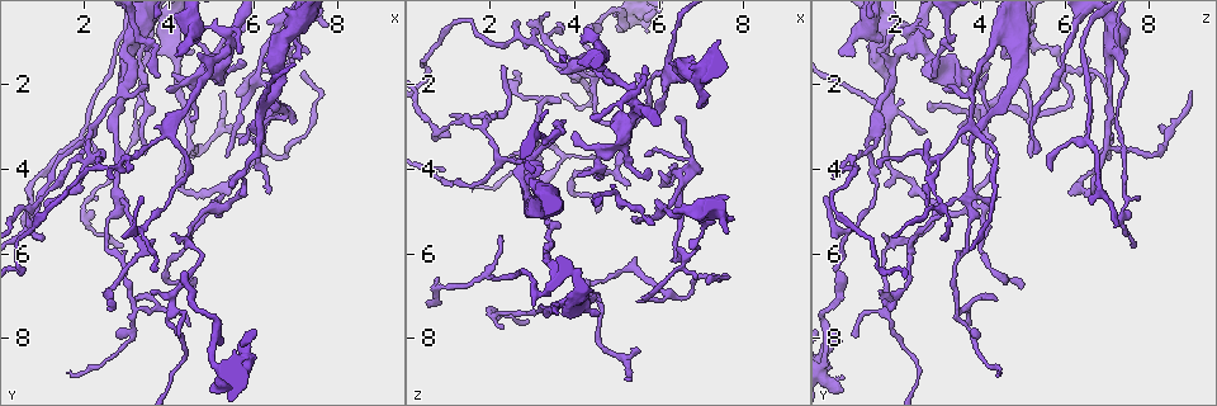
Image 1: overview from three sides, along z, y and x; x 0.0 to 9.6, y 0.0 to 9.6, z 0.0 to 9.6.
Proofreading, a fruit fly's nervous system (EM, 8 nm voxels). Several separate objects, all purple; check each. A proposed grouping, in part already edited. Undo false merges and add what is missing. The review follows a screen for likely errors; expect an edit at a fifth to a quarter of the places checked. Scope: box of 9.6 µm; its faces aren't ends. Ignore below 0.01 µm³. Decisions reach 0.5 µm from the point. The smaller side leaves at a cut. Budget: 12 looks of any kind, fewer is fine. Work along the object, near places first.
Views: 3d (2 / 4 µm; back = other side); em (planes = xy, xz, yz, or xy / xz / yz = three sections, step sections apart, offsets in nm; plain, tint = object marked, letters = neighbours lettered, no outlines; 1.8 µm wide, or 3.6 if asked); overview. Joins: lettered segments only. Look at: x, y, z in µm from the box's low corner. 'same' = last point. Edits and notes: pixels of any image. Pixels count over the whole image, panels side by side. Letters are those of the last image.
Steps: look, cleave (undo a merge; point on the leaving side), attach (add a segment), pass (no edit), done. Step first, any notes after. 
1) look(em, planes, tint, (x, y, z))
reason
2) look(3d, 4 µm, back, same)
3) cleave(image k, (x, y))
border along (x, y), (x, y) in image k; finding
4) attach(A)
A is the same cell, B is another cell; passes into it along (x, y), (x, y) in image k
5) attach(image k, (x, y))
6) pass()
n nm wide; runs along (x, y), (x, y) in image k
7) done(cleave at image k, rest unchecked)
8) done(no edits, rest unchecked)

look(3d, 2 µm, back, (4.05, 2.20, 3.10))
thin end

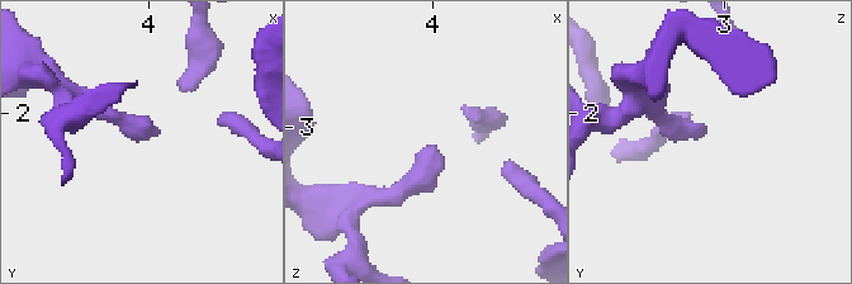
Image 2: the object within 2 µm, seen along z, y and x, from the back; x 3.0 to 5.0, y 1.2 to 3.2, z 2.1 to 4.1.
look(em, planes, letters, (4.00, 2.16, 3.16))
need the tissue

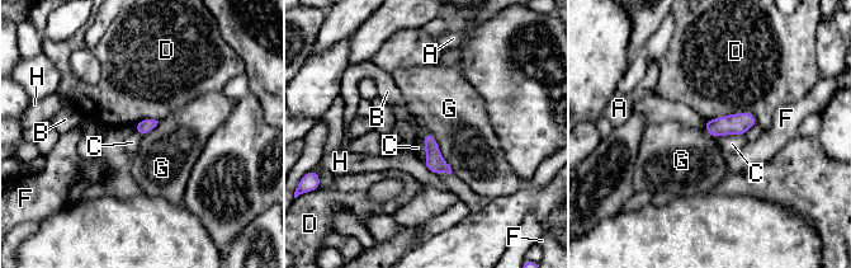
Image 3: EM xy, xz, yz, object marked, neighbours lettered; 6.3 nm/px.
pass()
A, B, C, D, F, G and H are other cells; border along (425, 131), (453, 172) in image 3; none of them fits

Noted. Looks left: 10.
look(3d, 2 µm, (5.45, 1.20, 2.55))
arms part here

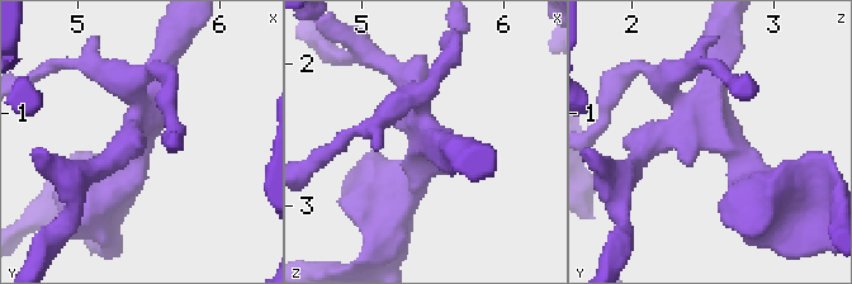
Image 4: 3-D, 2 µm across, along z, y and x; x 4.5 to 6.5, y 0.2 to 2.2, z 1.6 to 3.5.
look(em, planes, letters, (5.42, 1.12, 2.52))

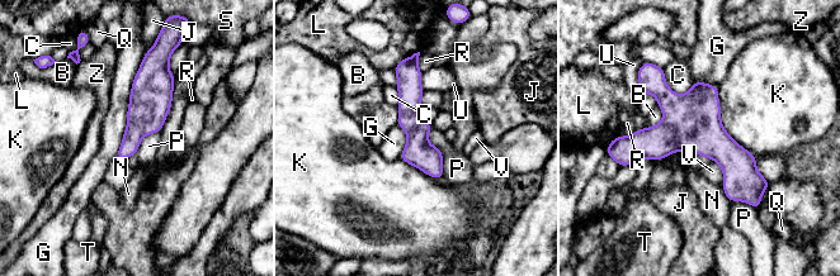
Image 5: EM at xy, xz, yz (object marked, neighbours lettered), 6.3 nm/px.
pass()
180 nm wide; G touches over 700 nm; B, C, G, J, K, L, N, P, Q, R, S, T, U, V and Z are other cells; continuous, no second neuron

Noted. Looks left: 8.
look(3d, 2 µm, (4.15, 1.25, 1.00))
free end

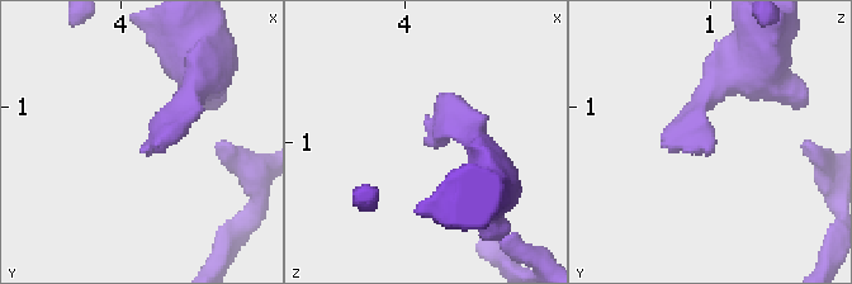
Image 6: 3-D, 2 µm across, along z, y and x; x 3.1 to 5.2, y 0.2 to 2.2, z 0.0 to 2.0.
look(em, xz, step 4, tint, (4.16, 1.32, 1.04))
now the EM

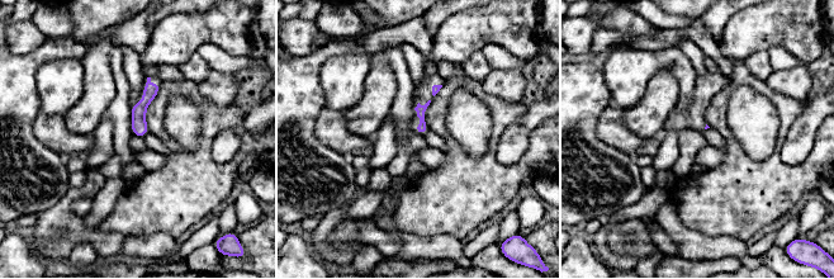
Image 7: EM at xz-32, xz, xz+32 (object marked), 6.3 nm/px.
look(em, xz, step 4, letters, same)

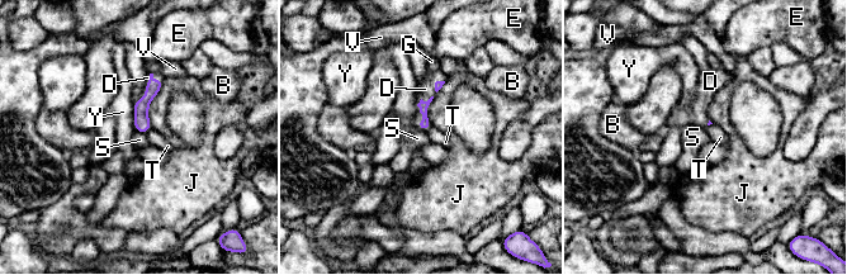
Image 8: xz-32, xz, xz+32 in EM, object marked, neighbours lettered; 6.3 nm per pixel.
attach(D)
D is the same cell, B, E, G, J, S, T, V and Y are other cells; passes into it along (425, 124), (419, 107), (425, 89) in image 8; the neuron continues

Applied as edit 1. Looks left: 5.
look(overview)

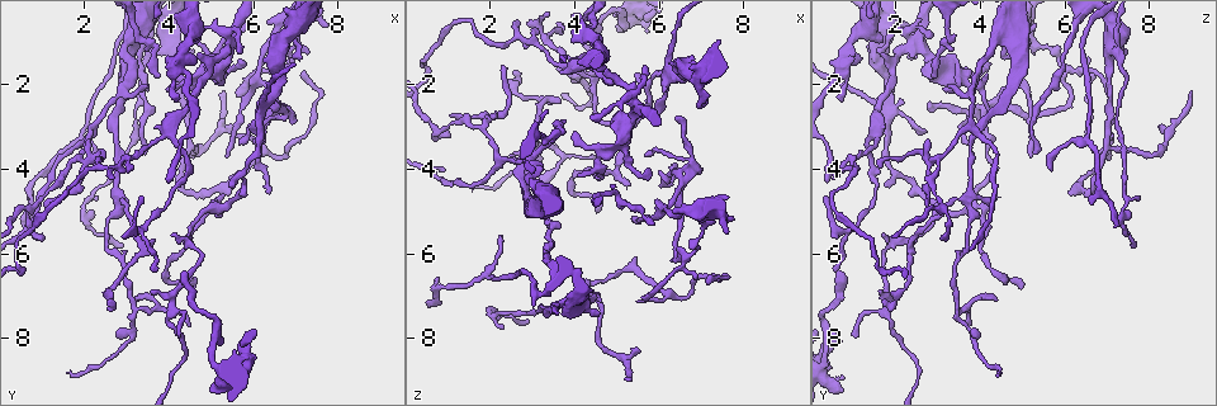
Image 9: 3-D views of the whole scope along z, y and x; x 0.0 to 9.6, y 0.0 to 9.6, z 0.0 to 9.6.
look(em, yz, step 4, letters, (5.00, 4.80, 3.95))
abrupt turn

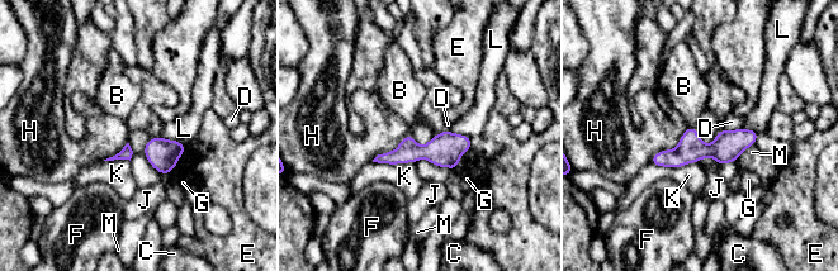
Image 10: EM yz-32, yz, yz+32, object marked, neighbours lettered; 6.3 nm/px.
pass()
160 nm wide; H touches over 340 nm; B, C, D, E, F, G, H, J, K, L and M are other cells; one neuron here

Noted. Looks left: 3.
look(em, planes, tint, (0.80, 4.90, 3.05))
branch point

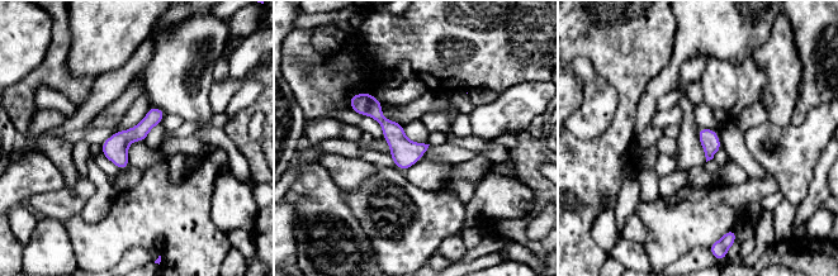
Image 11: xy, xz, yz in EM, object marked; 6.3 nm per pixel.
look(em, planes, letters, same)

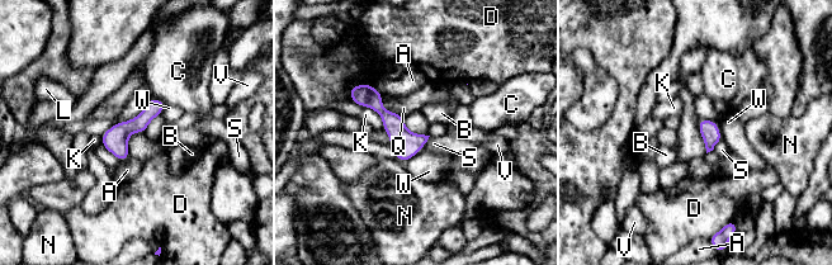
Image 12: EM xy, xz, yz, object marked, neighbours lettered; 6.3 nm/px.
pass()
A, B, C, D, K, L, N, Q, S, V and W are other cells; border along (429, 136), (421, 148) in image 12; continuous, no second neuron

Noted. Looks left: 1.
done(attach at image 8, rest unchecked)

